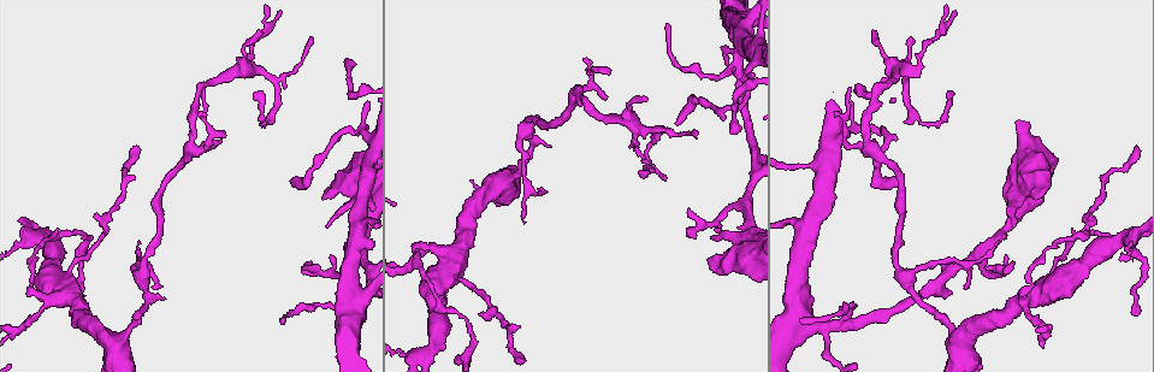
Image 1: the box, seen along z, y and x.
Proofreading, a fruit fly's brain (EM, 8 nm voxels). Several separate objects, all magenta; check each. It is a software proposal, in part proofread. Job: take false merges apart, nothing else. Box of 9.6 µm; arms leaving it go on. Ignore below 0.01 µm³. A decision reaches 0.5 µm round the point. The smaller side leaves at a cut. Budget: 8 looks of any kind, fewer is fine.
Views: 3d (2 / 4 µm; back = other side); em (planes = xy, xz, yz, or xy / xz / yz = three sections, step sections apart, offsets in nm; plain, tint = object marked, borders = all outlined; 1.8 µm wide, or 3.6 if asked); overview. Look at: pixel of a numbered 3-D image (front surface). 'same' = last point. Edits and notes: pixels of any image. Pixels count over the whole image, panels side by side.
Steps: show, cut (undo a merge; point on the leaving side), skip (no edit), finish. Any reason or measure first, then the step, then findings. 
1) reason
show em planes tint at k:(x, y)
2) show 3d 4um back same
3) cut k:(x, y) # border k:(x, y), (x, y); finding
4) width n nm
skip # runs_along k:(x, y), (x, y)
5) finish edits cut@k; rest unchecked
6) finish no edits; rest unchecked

branch point
show em planes tint at 1:(907, 70)

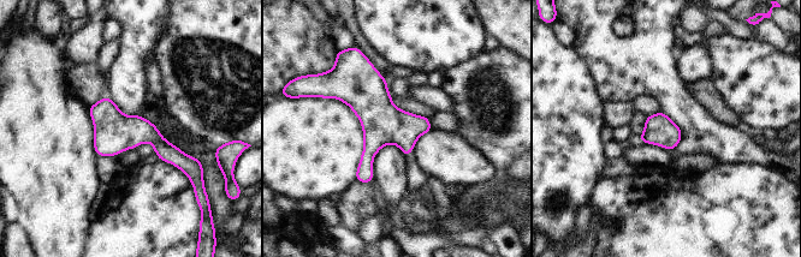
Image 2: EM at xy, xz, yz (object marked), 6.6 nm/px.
width 200 nm
skip # runs_along 2:(92, 109), (189, 168); one neuron here

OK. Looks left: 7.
looks like a crossing
show em 3.6um xz step 8 tint at 1:(808, 326)

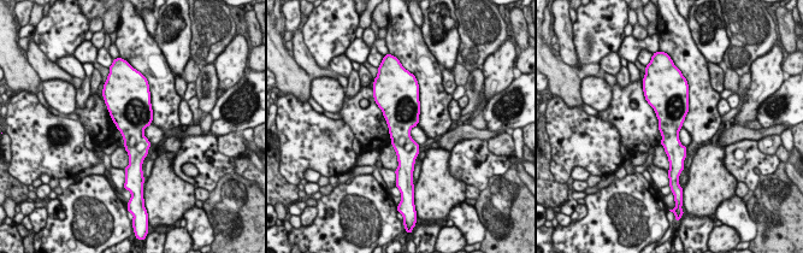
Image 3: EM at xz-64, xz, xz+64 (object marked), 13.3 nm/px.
width 360 nm
skip # all the same neuron

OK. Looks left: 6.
narrows sharply
show 3d 4um at 1:(287, 317)

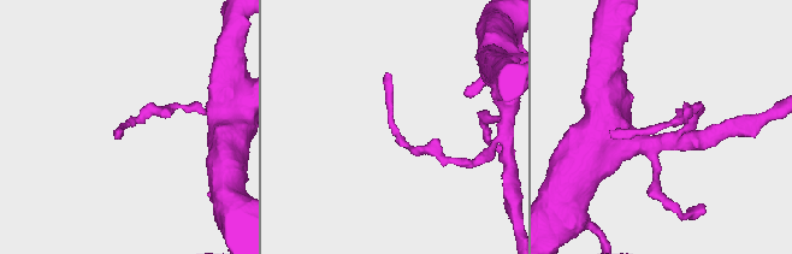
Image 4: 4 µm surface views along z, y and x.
now the EM
show em yz step 8 tint at 4:(392, 124)

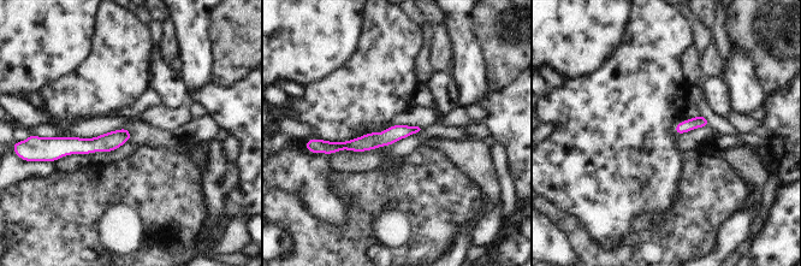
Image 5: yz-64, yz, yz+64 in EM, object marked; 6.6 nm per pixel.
show em planes tint same

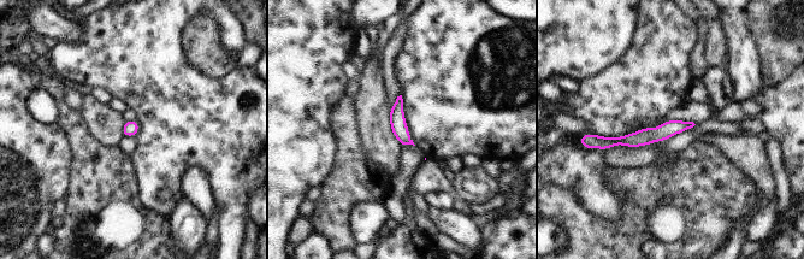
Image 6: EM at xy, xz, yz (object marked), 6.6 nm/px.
skip # continuous, no second neuron

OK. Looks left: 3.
show em xz step 8 plain at 1:(806, 230)

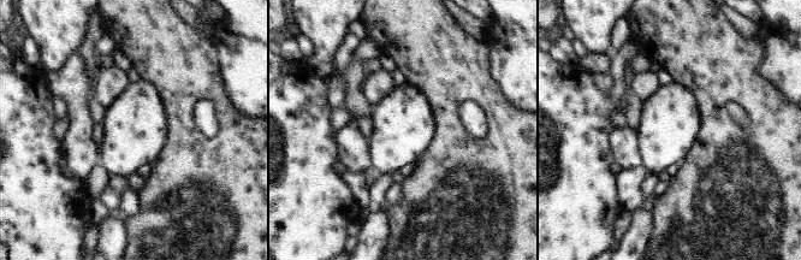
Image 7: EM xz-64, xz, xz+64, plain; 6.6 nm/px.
where the object lies
show em xz step 8 tint same

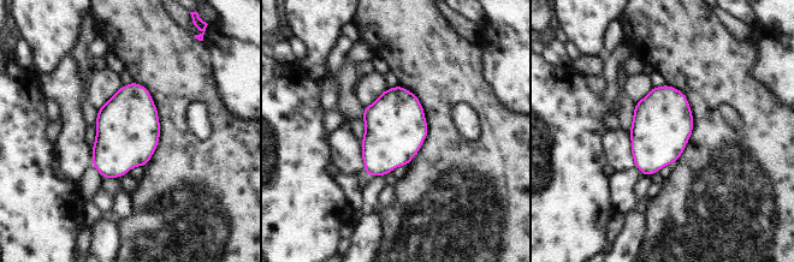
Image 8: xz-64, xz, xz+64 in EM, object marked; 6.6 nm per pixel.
width 400 nm
skip # one neuron here

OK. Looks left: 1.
finish no edits; rest unchecked

